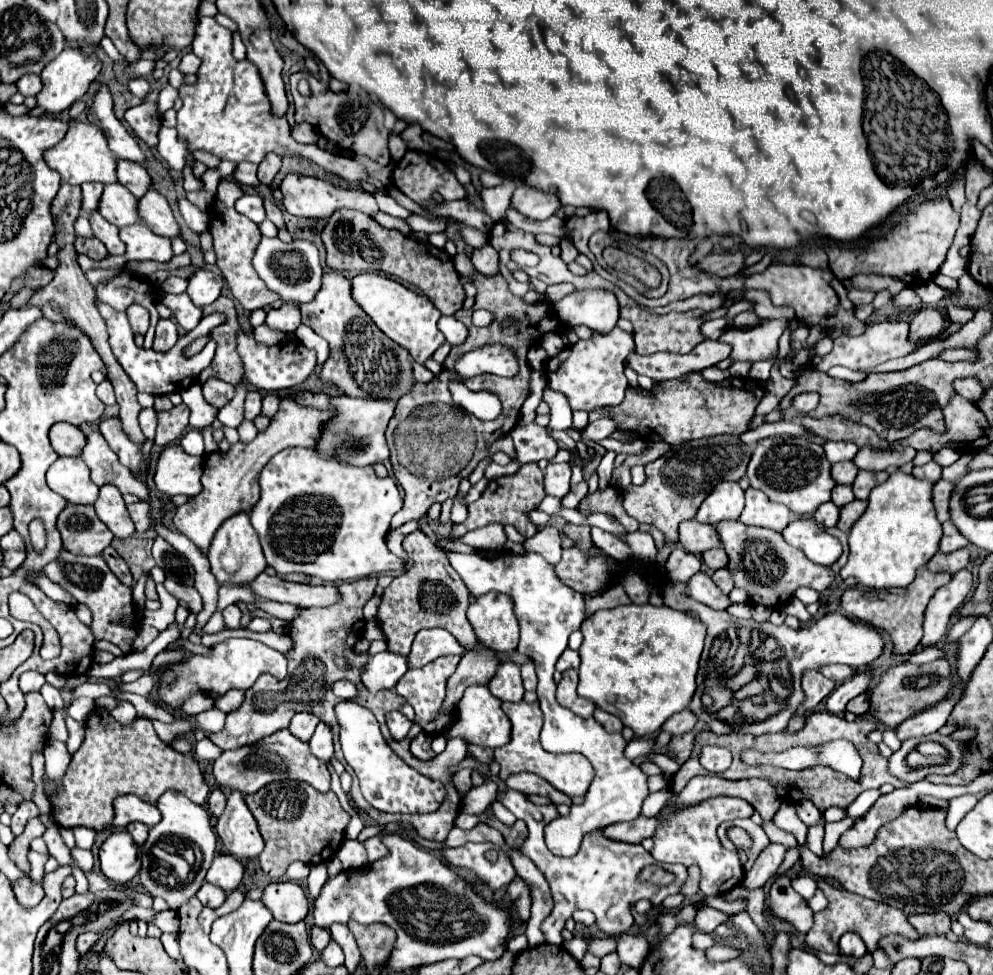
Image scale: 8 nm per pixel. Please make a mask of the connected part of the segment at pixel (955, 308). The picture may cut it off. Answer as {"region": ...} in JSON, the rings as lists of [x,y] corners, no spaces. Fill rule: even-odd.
{"region":[[[949,296],[943,300],[943,304],[947,306],[947,312],[949,312],[951,322],[957,322],[957,324],[967,324],[973,318],[973,314],[975,314],[973,308],[963,308],[963,306],[955,304],[955,300],[949,298]]]}

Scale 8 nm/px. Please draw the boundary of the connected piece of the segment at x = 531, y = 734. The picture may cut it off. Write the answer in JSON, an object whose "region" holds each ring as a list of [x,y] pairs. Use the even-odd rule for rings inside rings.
{"region":[[[525,700],[515,702],[515,704],[505,702],[503,712],[509,716],[513,724],[513,732],[511,732],[511,742],[495,750],[495,760],[501,764],[501,774],[499,774],[501,780],[517,772],[533,772],[545,778],[549,784],[553,784],[557,790],[561,790],[567,796],[585,796],[593,780],[591,762],[581,754],[551,754],[541,748],[539,732],[543,726],[543,714],[541,714],[539,702],[533,702],[533,704]]]}

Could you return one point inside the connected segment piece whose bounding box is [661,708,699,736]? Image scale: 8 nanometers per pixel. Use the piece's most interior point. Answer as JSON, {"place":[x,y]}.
{"place":[685,721]}

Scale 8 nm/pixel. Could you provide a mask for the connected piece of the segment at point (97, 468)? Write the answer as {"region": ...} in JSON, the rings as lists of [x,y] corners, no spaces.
{"region":[[[99,432],[87,436],[81,458],[89,466],[91,478],[97,486],[115,484],[123,494],[135,494],[141,500],[149,500],[147,486],[135,476],[131,476],[131,470],[119,462],[117,454],[109,448],[109,444]]]}

